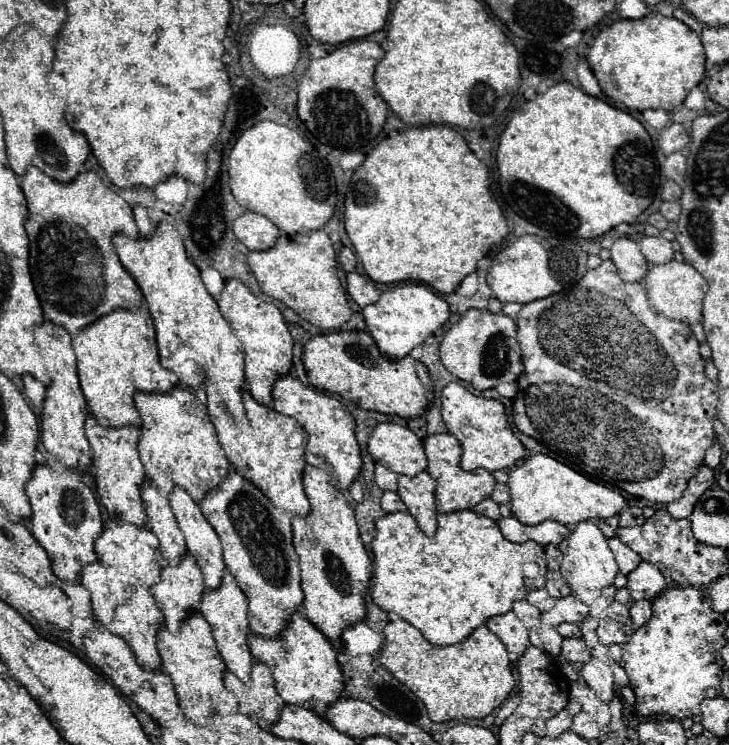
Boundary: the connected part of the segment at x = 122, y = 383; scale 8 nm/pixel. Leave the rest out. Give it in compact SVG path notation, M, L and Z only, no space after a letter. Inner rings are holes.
M115 308L109 314L97 318L87 328L75 332L73 350L77 356L77 374L83 394L91 412L103 426L127 426L141 424L139 412L133 406L133 394L137 390L165 392L179 384L175 372L159 364L157 332L147 308Z

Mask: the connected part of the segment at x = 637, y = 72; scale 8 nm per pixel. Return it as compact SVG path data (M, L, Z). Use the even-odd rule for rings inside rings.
M647 14L643 18L631 20L621 18L615 24L611 24L607 30L599 32L593 46L589 48L587 56L593 74L597 76L603 92L611 96L613 100L621 102L623 106L631 110L647 110L647 108L663 108L673 110L675 106L681 106L687 92L695 88L703 78L703 64L705 64L705 52L701 37L693 32L687 24L683 24L677 18L667 18L663 14Z

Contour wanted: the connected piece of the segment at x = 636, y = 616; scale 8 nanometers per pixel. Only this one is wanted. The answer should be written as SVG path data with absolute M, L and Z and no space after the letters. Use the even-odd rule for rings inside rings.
M637 600L629 612L631 612L631 620L635 622L635 626L643 626L651 618L651 602L649 600Z

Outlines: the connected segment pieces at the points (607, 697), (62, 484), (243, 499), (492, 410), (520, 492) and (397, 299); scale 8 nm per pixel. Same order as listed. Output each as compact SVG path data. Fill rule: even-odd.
M591 658L589 662L583 664L581 668L581 676L585 678L585 682L593 688L593 692L605 700L605 702L610 702L615 693L615 678L611 674L611 668L607 662L599 660L599 658Z
M47 464L33 468L25 490L33 506L31 530L41 546L49 552L53 572L61 580L77 580L81 568L97 560L93 542L103 530L99 502L93 490L81 480L79 474L55 474L55 470Z
M235 468L227 478L201 500L201 512L221 538L225 564L249 598L249 630L261 636L277 636L303 600L299 578L299 556L291 544L291 516L279 512L251 480L239 476Z
M451 382L443 388L441 412L443 412L443 422L447 432L453 434L463 446L463 456L461 456L463 470L475 470L475 468L485 468L489 472L507 470L517 460L528 456L528 451L512 430L501 401L475 396L461 384Z
M531 454L523 464L509 470L511 512L523 524L539 524L543 520L557 520L561 524L577 524L591 518L611 518L623 512L629 502L615 490L601 486L573 468L557 462L547 454Z
M399 284L381 294L377 304L371 304L363 310L369 332L377 340L377 346L383 354L393 358L407 356L415 346L423 344L433 332L443 326L449 318L449 304L441 300L425 284Z

